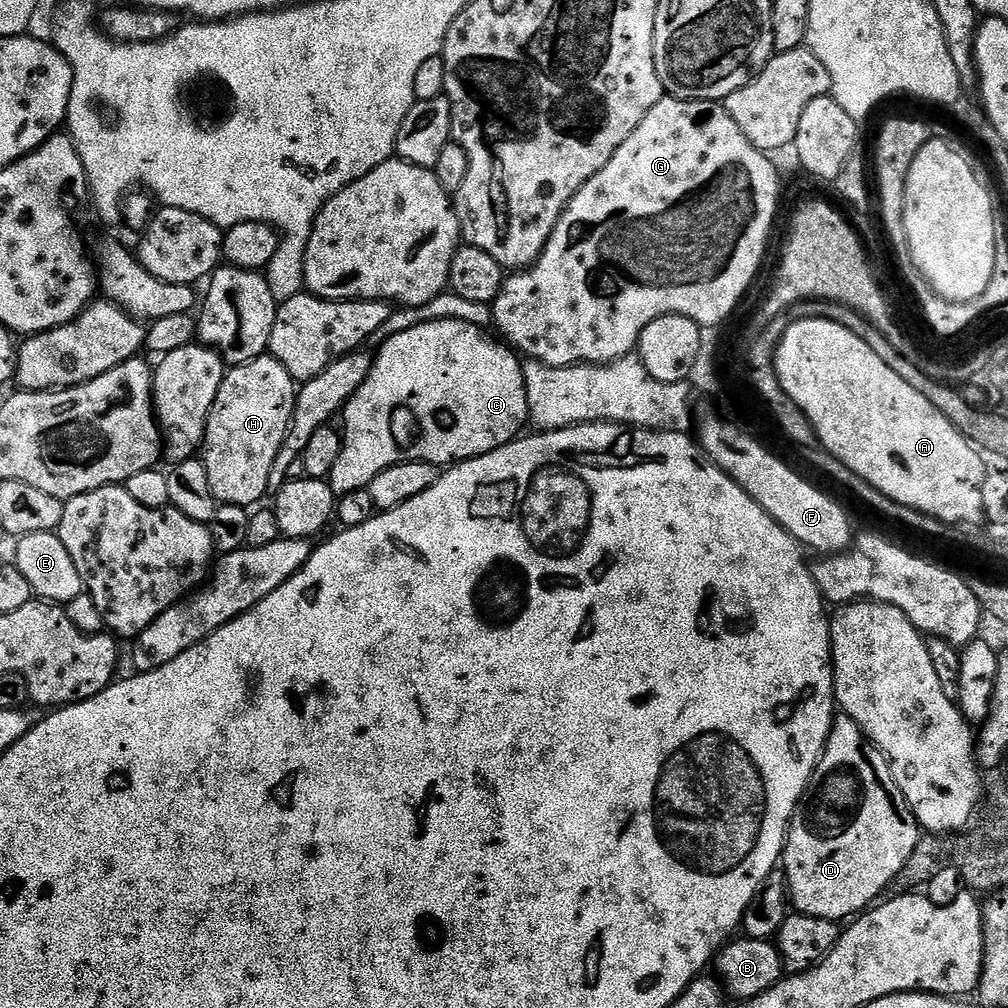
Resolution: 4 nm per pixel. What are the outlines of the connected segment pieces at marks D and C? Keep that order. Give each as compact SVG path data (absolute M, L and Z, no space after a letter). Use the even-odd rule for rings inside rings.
M837 715L808 789L804 791L804 799L788 824L788 836L784 840L782 871L788 882L791 907L801 916L837 922L863 913L885 895L883 892L887 888L893 887L902 866L906 866L910 854L914 854L921 835L920 823L916 821L902 790L898 790L894 774L890 774L888 759L865 738L854 718Z
M431 320L403 334L394 334L380 347L365 381L342 409L344 445L330 477L333 492L367 488L382 470L402 462L455 466L461 460L490 454L490 450L506 446L525 431L529 419L524 364L507 343L491 340L484 332L481 325L470 322Z

